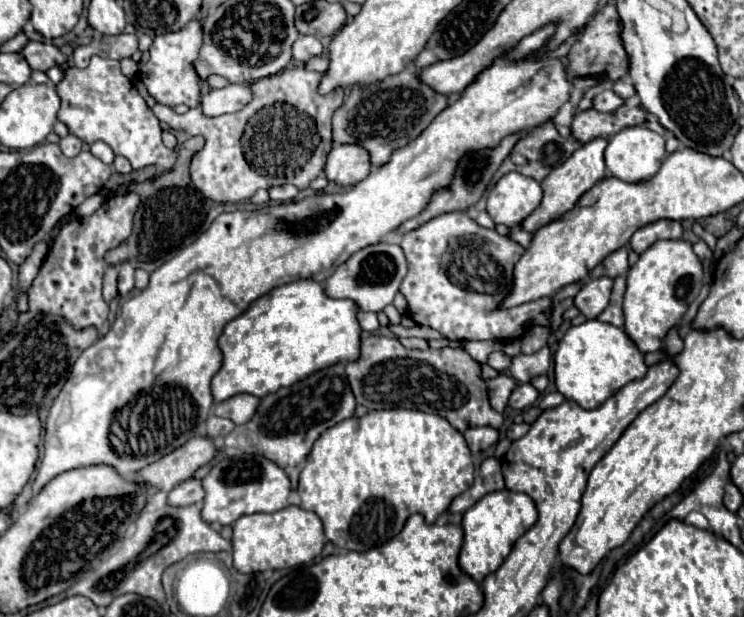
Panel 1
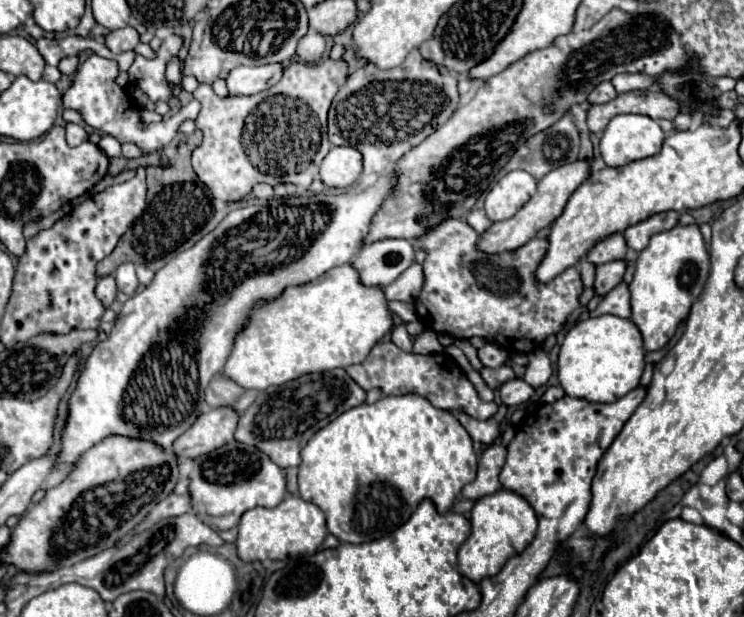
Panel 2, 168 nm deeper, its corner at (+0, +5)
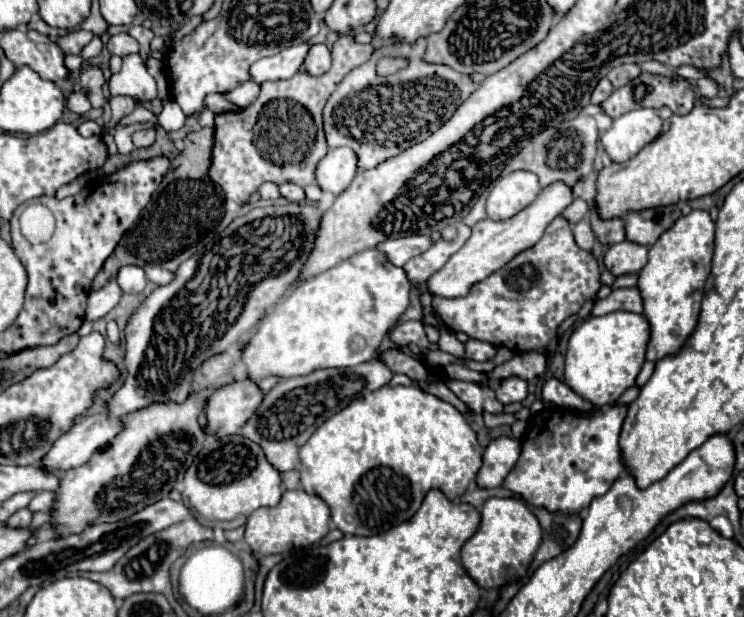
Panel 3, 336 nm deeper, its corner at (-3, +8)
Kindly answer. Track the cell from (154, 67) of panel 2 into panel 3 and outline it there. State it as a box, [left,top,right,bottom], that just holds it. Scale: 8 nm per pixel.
[109,54,157,104]

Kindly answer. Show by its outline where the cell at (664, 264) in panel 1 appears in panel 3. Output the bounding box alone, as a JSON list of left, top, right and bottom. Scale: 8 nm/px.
[639,210,715,362]

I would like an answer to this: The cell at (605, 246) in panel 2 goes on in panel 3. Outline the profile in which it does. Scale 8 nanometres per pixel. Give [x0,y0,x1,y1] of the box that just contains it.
[589,202,625,244]

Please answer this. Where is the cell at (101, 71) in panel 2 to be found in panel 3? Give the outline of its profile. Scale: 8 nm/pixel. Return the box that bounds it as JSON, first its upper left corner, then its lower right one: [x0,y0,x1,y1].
[81,66,107,106]

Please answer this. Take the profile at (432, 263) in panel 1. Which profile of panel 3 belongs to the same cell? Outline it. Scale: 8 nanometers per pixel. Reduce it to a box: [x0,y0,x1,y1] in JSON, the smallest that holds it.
[433,216,601,356]

